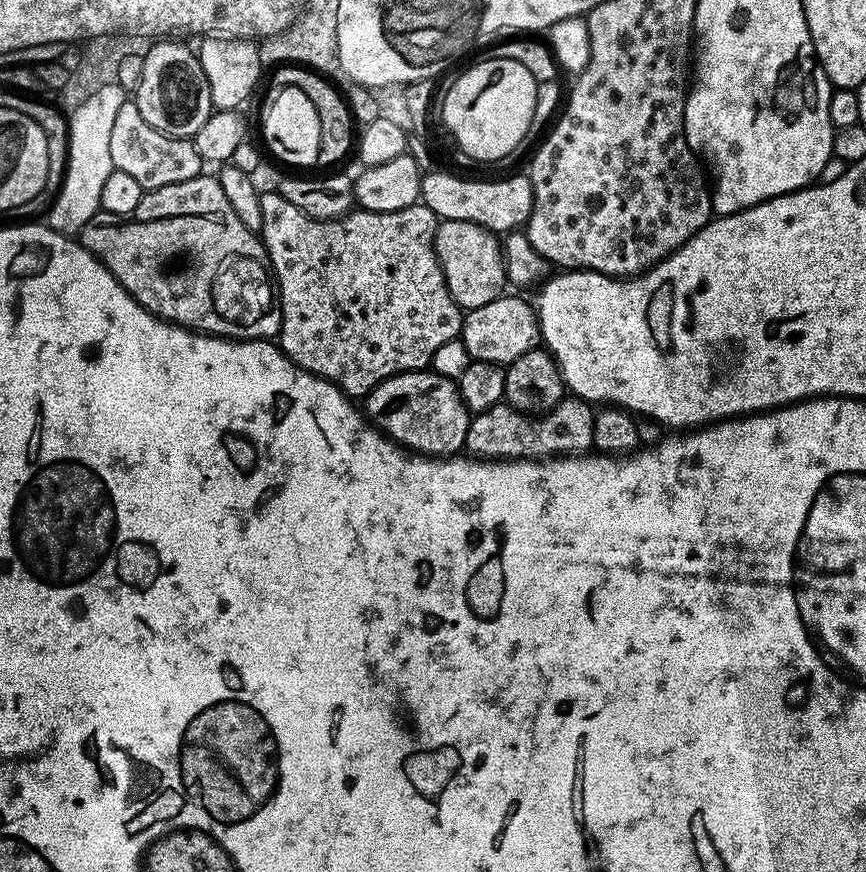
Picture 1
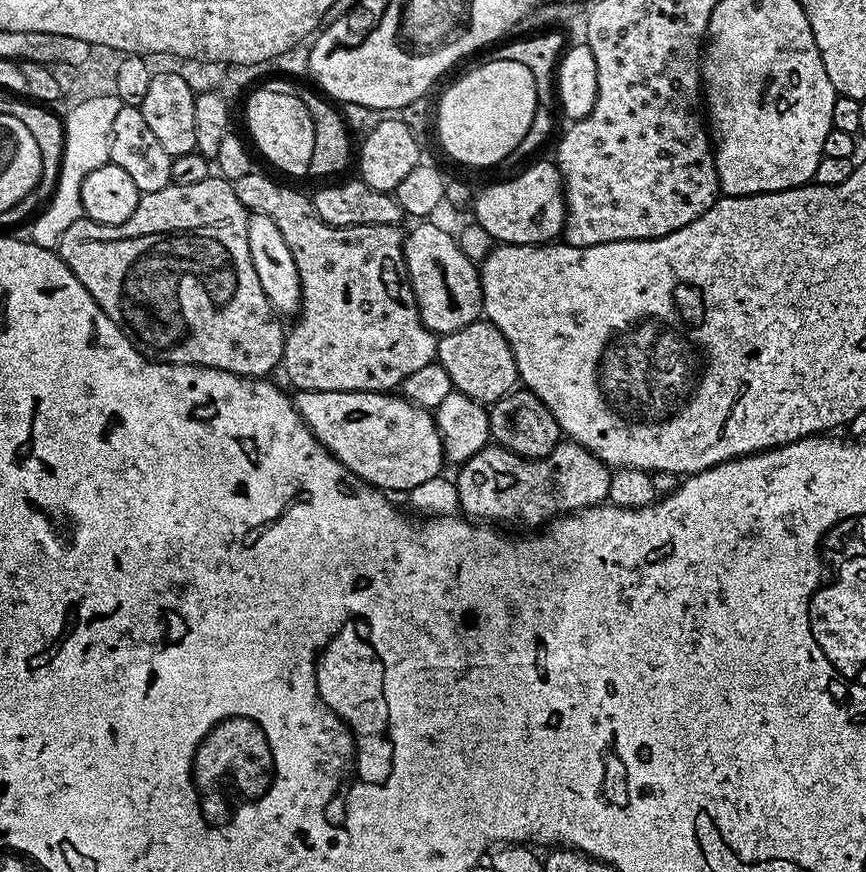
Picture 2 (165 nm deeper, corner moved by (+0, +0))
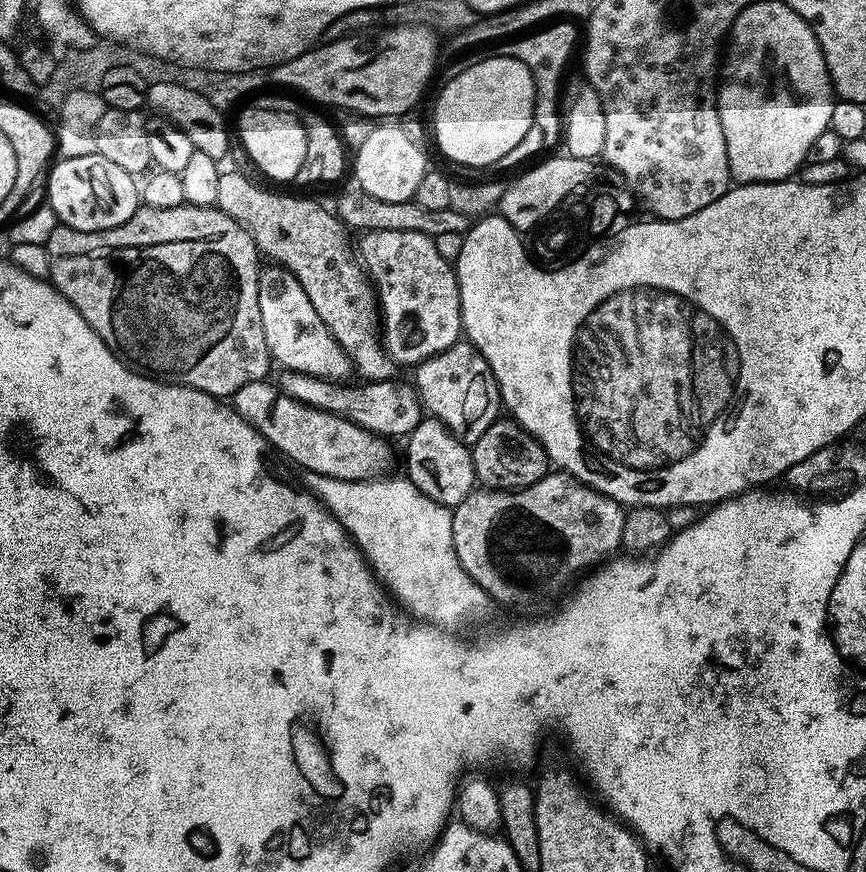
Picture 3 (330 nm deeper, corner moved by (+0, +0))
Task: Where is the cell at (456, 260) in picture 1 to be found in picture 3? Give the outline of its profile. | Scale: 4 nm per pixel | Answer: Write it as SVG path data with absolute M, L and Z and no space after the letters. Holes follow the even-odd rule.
M414 230L365 231L358 240L358 260L372 281L382 313L382 343L397 365L421 364L426 358L458 343L462 336L460 291L455 267L442 254L438 254L435 239Z

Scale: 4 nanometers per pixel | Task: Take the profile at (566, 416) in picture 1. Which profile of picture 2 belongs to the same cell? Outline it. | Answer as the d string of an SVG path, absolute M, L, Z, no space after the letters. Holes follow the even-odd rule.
M570 439L557 444L549 456L542 456L538 460L525 460L505 448L489 446L478 450L478 454L471 456L465 464L459 465L457 472L460 473L454 476L454 483L458 490L459 511L465 517L476 522L491 522L496 526L513 524L516 528L524 528L516 530L536 530L547 525L550 518L605 503L608 500L612 477L608 465L603 464L588 448L583 448Z

